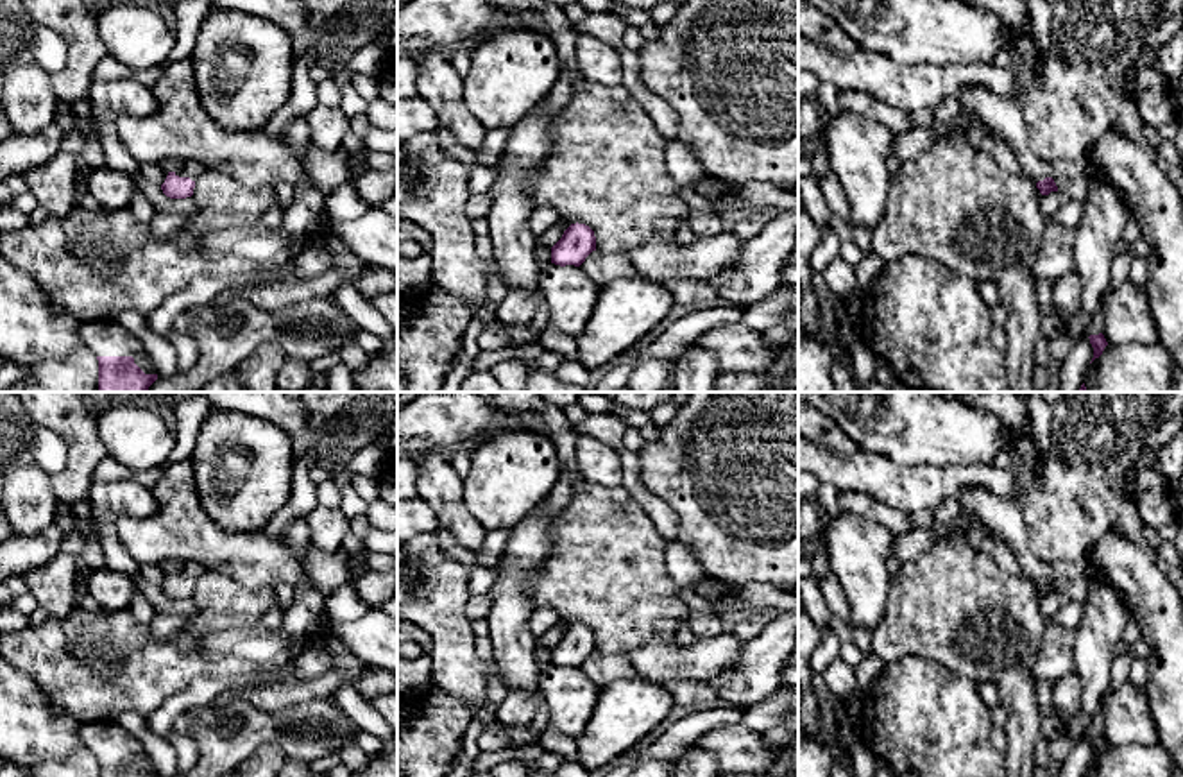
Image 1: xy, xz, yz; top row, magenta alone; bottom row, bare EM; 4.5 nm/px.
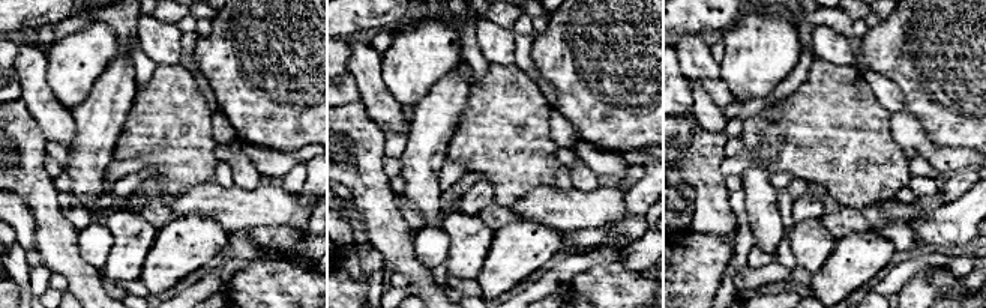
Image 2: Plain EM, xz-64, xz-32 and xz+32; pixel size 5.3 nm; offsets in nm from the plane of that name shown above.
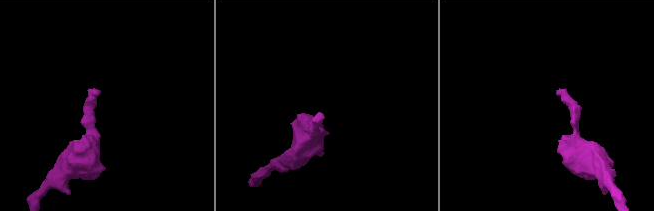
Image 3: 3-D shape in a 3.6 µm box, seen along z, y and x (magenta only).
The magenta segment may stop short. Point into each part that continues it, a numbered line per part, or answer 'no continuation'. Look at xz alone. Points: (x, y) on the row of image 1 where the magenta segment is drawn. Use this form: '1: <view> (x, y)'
no continuation

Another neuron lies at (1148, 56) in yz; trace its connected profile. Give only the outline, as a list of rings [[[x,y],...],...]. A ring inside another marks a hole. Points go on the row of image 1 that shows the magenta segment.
[[[1147,45],[1142,48],[1140,56],[1135,59],[1135,63],[1129,66],[1129,70],[1126,72],[1126,75],[1120,81],[1120,91],[1122,91],[1124,98],[1133,97],[1135,79],[1142,68],[1158,66],[1158,52],[1160,52],[1160,48],[1151,48]]]

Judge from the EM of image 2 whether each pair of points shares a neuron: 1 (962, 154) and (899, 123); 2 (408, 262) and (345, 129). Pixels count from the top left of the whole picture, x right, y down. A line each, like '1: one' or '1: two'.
1: one
2: one

